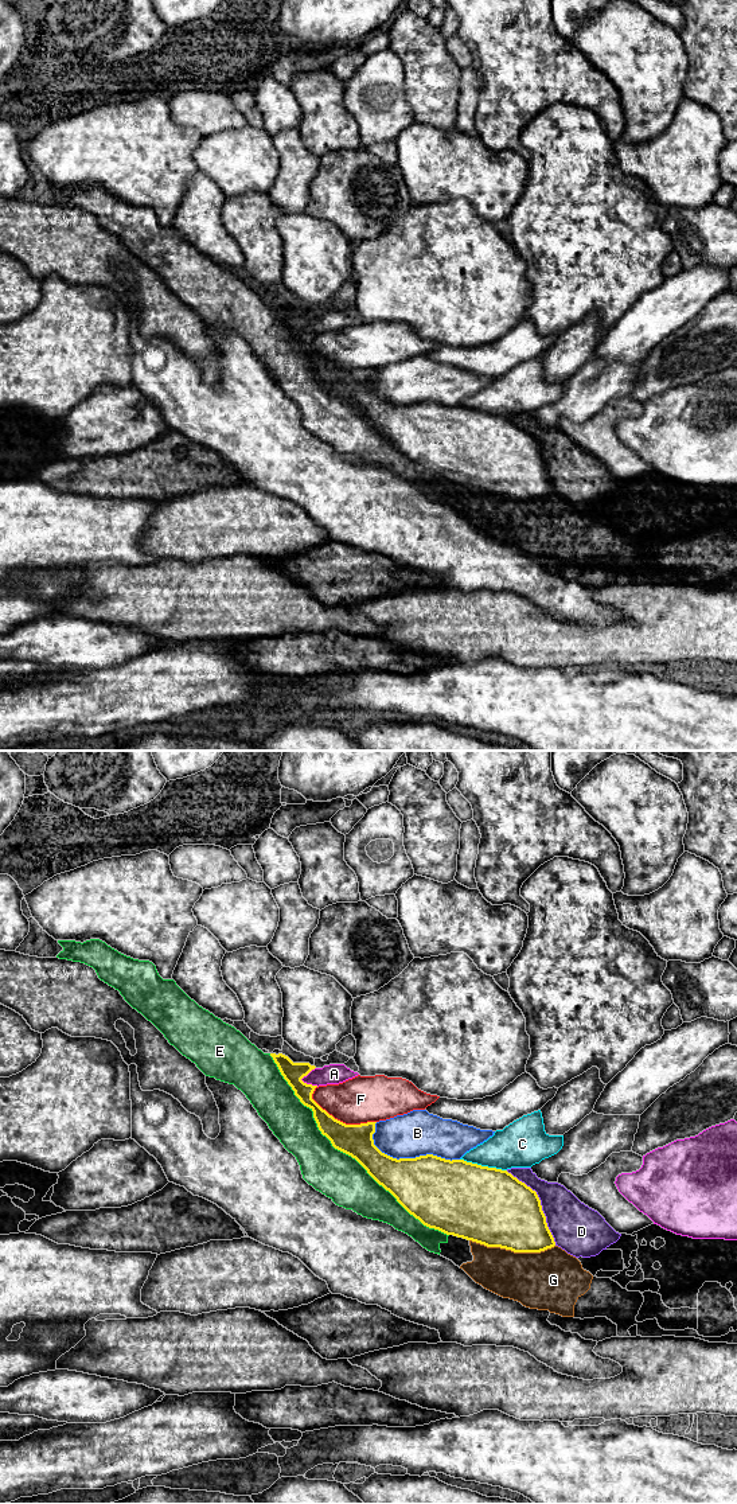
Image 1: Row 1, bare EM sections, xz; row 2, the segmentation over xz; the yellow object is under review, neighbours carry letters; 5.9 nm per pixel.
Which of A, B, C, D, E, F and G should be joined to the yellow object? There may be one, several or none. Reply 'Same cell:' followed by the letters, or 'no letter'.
Same cell: no letter

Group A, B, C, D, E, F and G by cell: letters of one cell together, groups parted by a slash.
A / B / C / D / E / F / G

